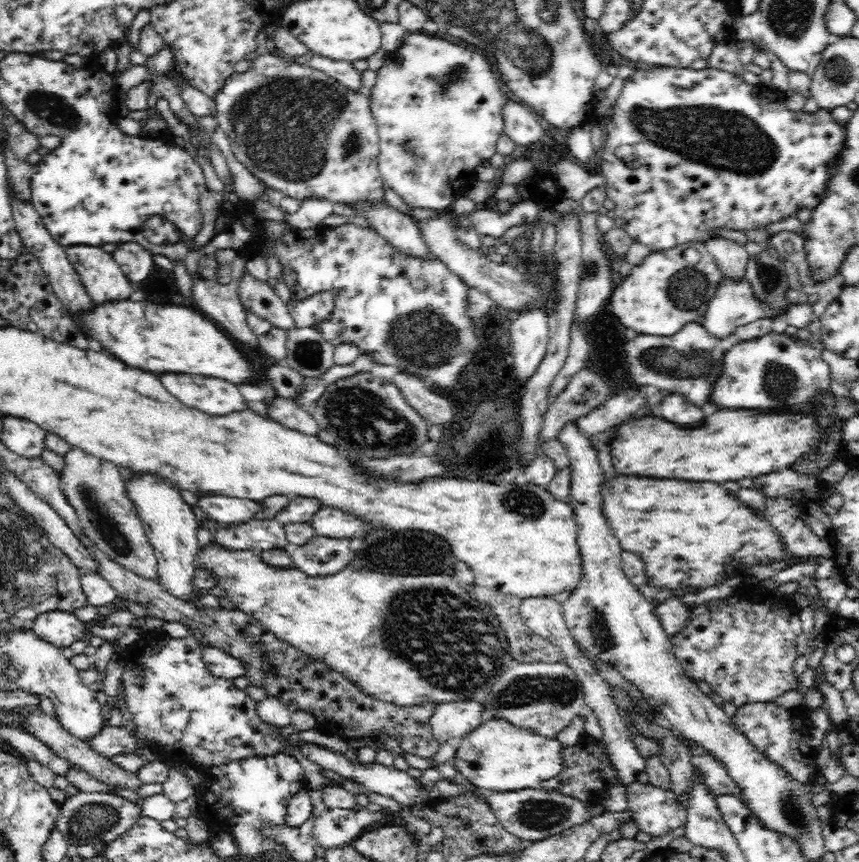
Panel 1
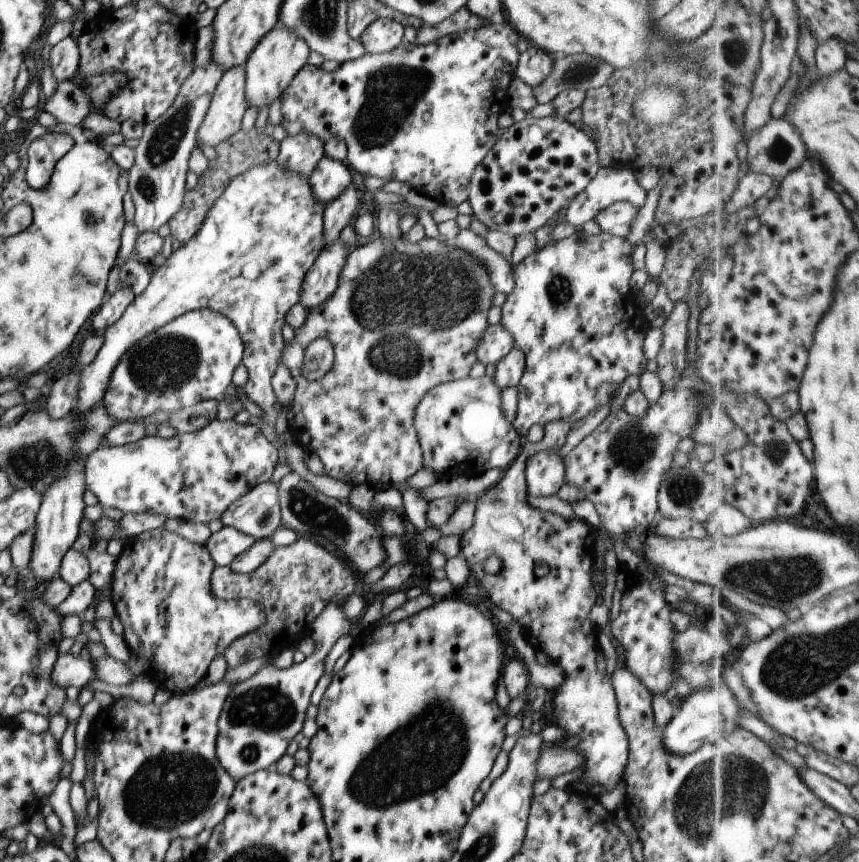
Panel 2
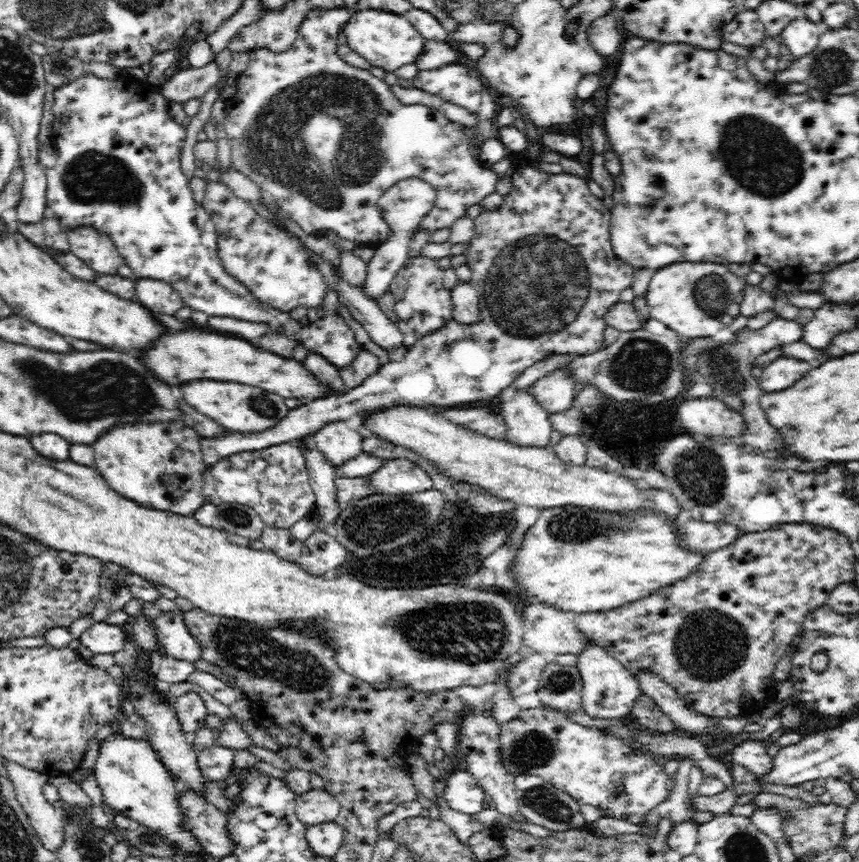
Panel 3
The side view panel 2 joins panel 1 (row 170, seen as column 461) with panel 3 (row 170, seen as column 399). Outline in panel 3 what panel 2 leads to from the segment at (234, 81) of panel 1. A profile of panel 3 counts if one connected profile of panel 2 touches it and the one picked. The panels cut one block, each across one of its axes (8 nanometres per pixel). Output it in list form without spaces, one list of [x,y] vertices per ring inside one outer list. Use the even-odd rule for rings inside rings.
[[[321,8],[310,9],[301,25],[298,28],[298,36],[294,44],[284,52],[274,52],[266,47],[262,47],[249,52],[249,62],[245,72],[240,74],[237,80],[237,89],[232,93],[232,100],[228,103],[228,110],[223,125],[228,134],[229,145],[231,148],[231,164],[244,175],[250,177],[261,188],[262,198],[269,206],[273,206],[282,216],[290,218],[292,222],[297,222],[306,234],[313,234],[316,237],[325,236],[325,230],[333,230],[338,237],[346,240],[352,240],[361,246],[377,248],[386,238],[390,238],[390,227],[382,217],[381,210],[378,209],[378,200],[382,194],[405,178],[420,177],[422,180],[429,182],[436,192],[434,206],[421,220],[420,226],[415,230],[434,232],[440,228],[450,228],[454,221],[462,218],[466,214],[466,209],[473,204],[486,198],[489,194],[496,191],[496,182],[500,179],[492,169],[487,169],[480,165],[475,155],[468,149],[469,138],[463,130],[460,123],[452,122],[446,118],[446,115],[435,108],[424,106],[423,104],[402,104],[394,91],[384,81],[368,70],[352,66],[350,63],[342,60],[338,56],[338,46],[346,43],[346,37],[342,34],[344,24],[350,18],[350,10],[322,10]]]

